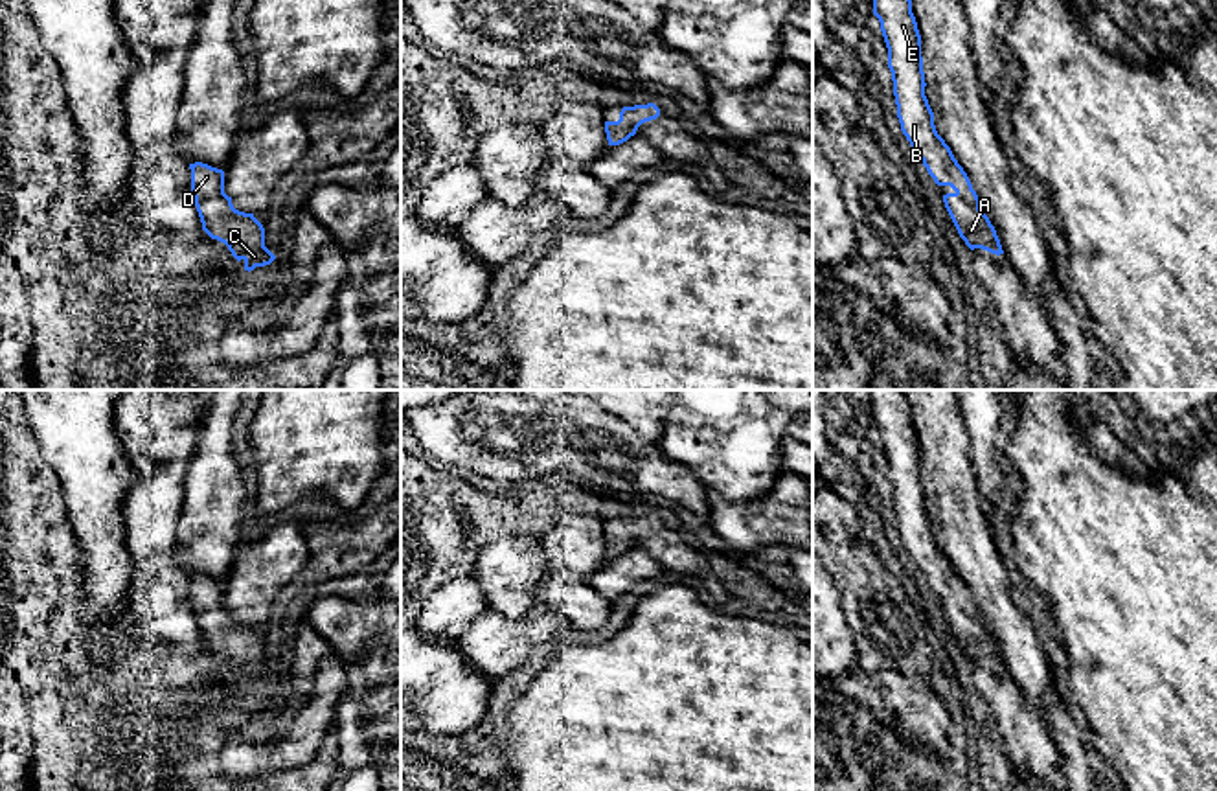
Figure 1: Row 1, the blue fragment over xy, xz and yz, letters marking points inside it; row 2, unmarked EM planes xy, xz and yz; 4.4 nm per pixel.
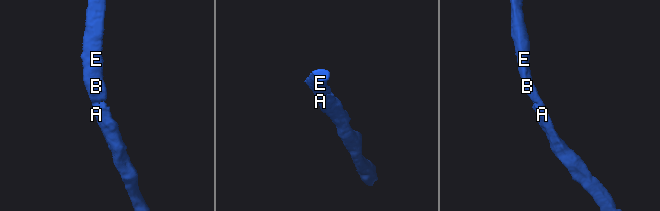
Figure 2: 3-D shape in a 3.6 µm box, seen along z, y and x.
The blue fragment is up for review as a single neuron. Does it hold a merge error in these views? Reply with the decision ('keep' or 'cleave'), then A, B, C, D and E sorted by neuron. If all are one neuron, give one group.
keep | A B C D E

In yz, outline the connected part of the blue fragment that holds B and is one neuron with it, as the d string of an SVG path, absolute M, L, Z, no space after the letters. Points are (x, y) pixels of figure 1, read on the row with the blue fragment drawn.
M873 0L873 15L881 22L888 48L888 68L903 134L934 182L954 189L943 195L943 202L965 245L971 250L1004 254L995 226L980 210L980 199L967 173L936 131L934 112L925 96L921 35L912 13L912 0Z

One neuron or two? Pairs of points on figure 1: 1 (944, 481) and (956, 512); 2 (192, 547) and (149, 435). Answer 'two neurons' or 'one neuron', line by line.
1: one neuron
2: two neurons

